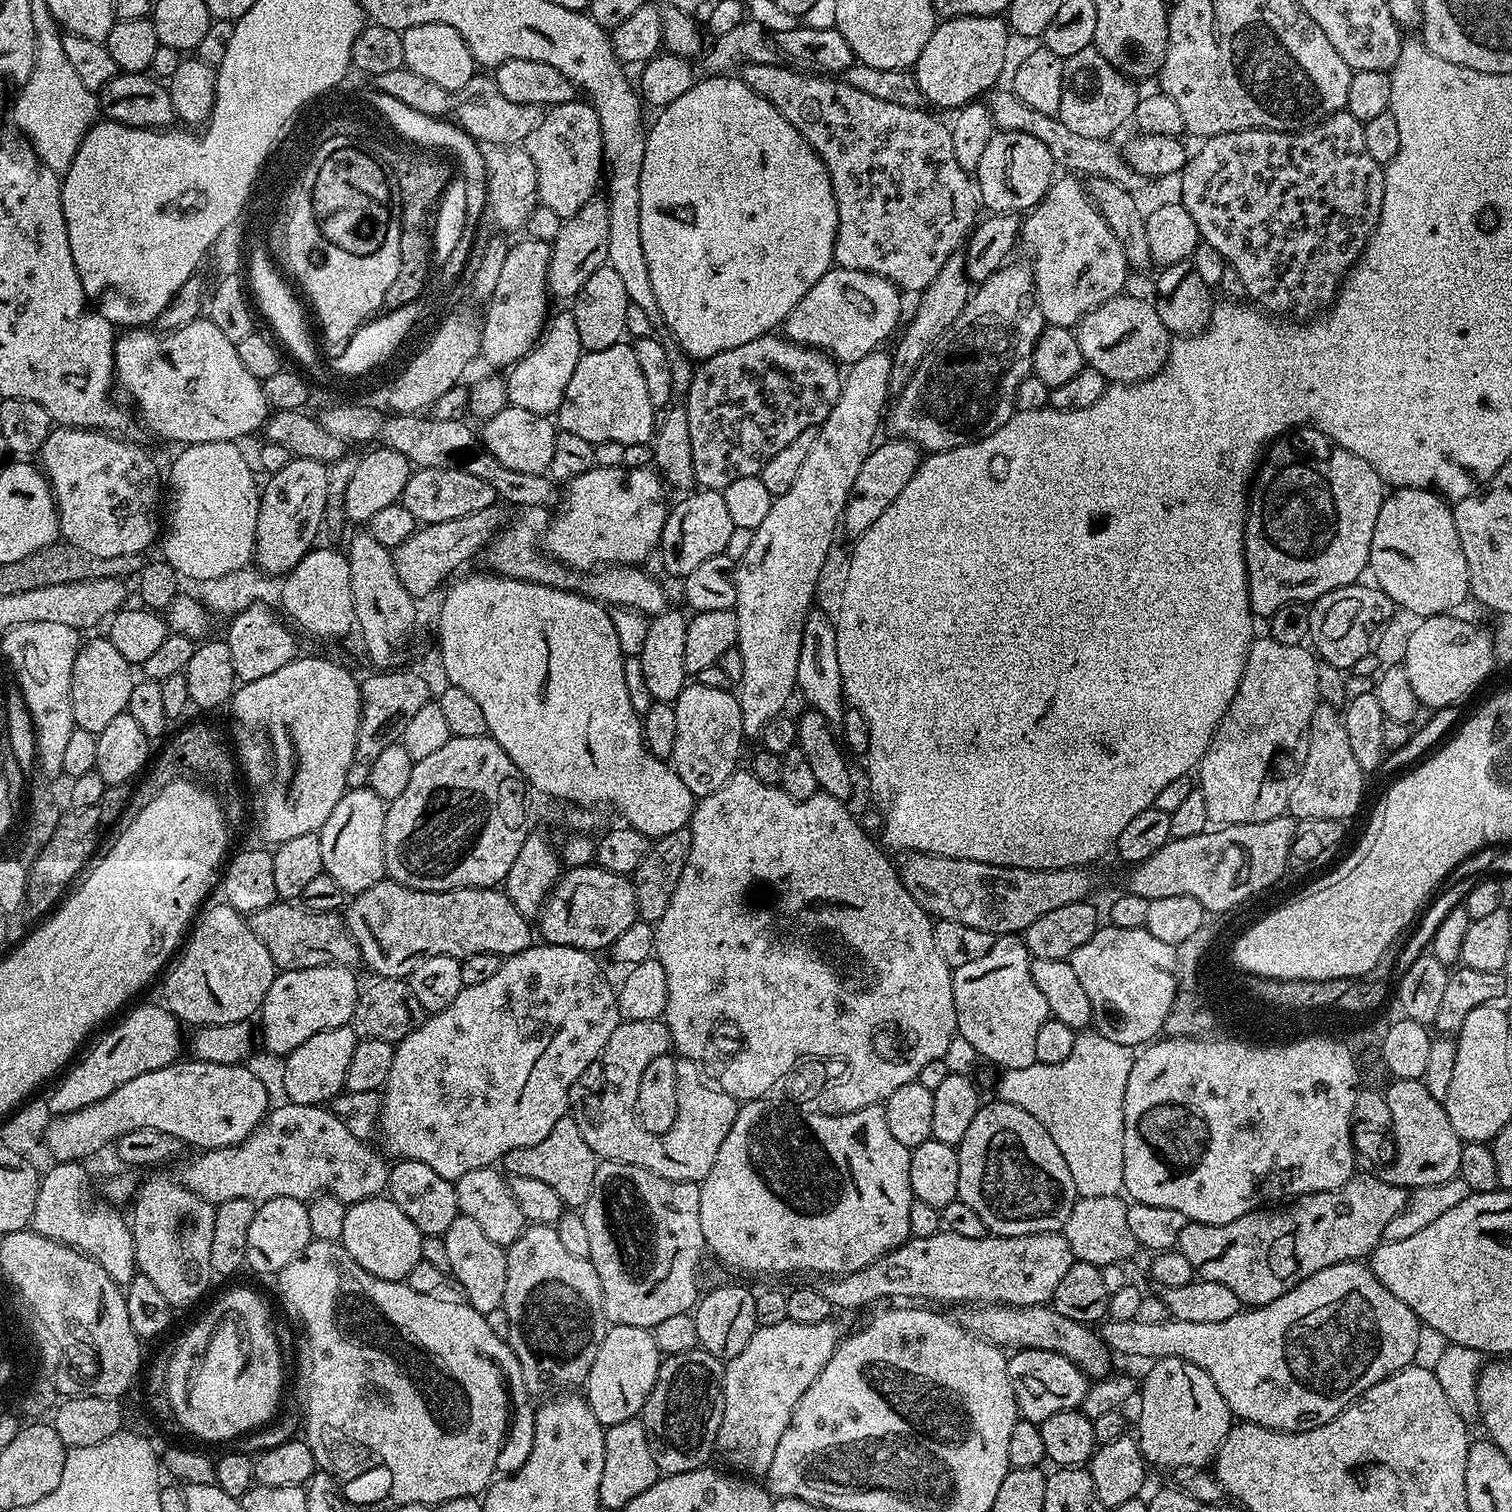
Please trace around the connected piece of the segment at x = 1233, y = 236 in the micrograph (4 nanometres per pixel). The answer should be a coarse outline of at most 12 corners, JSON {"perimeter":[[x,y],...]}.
{"perimeter":[[1345,110],[1210,136],[1179,203],[1269,314],[1327,309],[1382,214]]}

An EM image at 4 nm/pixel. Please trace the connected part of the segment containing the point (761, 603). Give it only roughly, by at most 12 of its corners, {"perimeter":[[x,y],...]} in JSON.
{"perimeter":[[891,355],[847,365],[735,561],[745,737],[797,691],[812,595],[877,443]]}

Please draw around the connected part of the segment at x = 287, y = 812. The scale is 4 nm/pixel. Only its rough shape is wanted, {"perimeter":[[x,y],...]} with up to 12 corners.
{"perimeter":[[297,655],[232,693],[265,845],[319,833],[356,758],[360,680]]}

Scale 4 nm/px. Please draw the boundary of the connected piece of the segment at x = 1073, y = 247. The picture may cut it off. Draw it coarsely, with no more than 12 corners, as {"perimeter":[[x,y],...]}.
{"perimeter":[[1075,175],[1022,220],[1036,301],[1072,328],[1128,259]]}

